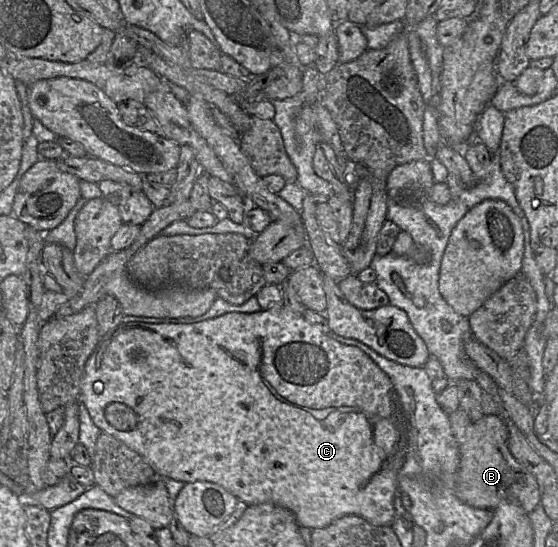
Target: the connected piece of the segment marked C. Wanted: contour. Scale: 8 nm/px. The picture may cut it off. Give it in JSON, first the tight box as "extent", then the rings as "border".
{"extent":[79,308,410,529],"border":[[[287,308],[255,313],[226,313],[193,324],[121,324],[101,337],[85,364],[79,402],[85,405],[94,424],[141,455],[163,478],[184,483],[216,483],[247,505],[273,503],[289,510],[299,526],[316,529],[336,519],[355,515],[373,526],[390,526],[395,517],[394,496],[398,473],[404,464],[410,439],[410,422],[388,375],[362,350],[345,345],[309,324],[301,314]]]}

